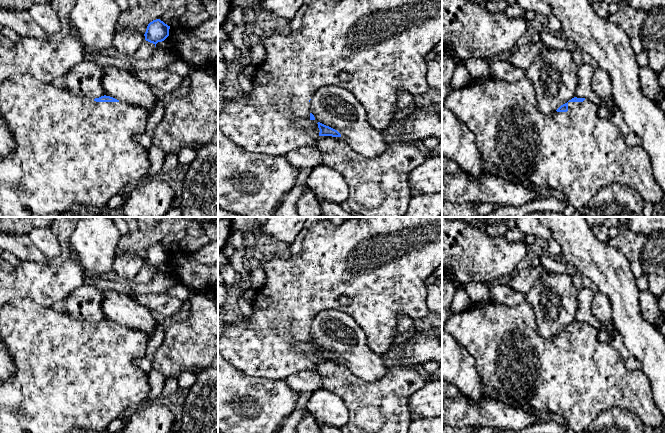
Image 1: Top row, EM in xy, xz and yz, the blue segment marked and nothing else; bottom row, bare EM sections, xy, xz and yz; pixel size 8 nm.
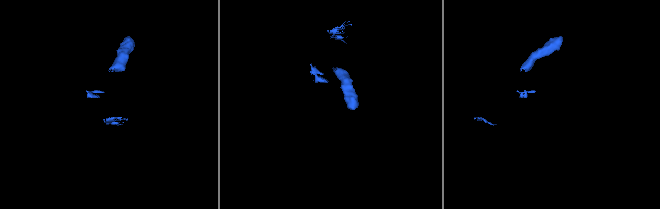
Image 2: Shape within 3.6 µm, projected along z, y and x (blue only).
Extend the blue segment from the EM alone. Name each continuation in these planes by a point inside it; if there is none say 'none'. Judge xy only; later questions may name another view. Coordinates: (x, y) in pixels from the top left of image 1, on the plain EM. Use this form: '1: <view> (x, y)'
1: xy (70, 374)

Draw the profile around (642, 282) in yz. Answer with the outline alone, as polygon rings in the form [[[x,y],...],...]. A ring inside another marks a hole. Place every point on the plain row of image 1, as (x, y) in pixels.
[[[643,273],[639,278],[636,278],[636,285],[640,291],[649,290],[648,274]]]

